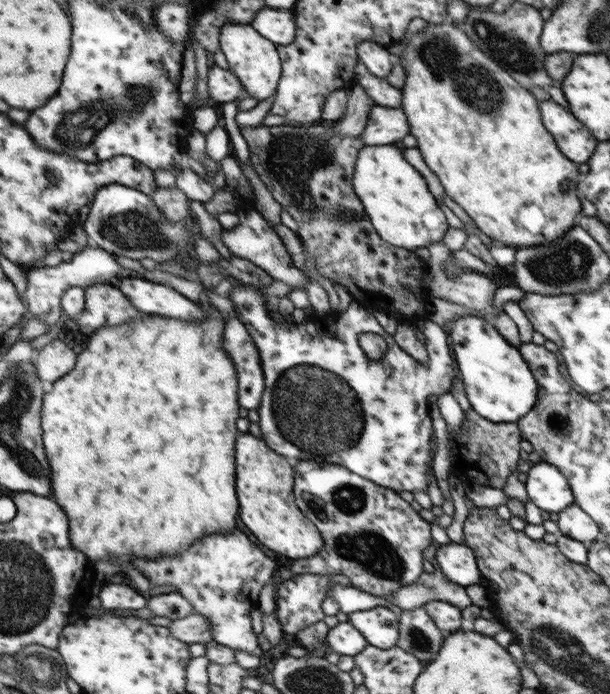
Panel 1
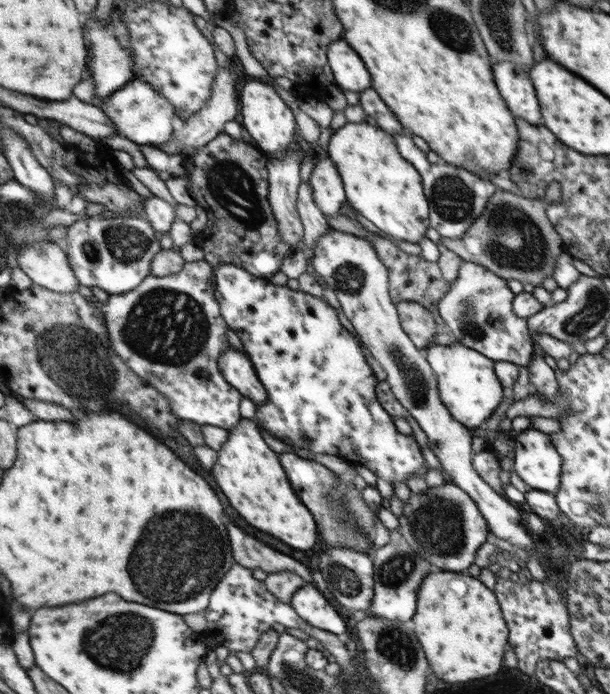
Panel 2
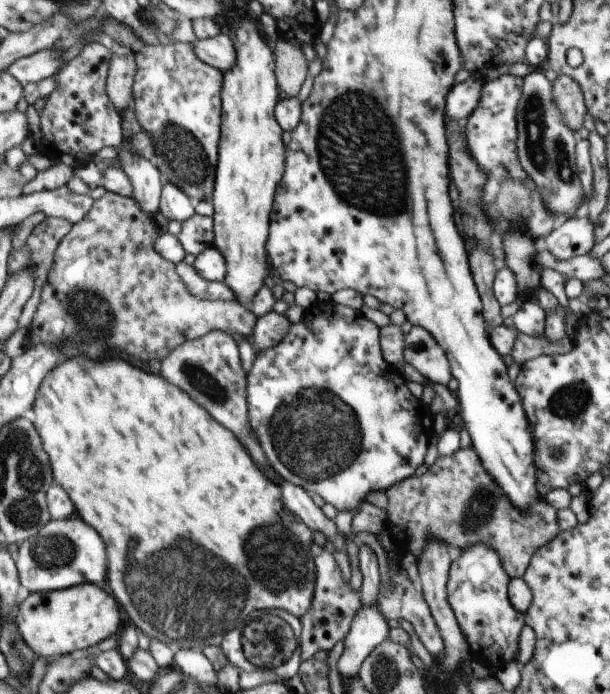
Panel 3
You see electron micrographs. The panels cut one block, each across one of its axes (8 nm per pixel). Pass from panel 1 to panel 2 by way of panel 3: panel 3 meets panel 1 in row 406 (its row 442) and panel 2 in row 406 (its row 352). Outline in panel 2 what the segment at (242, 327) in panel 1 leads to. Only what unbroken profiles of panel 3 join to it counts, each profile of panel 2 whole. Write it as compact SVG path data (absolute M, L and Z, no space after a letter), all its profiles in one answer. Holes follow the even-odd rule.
M205 260L185 262L180 272L156 277L151 274L134 290L109 295L106 303L95 296L88 298L103 314L111 347L124 364L150 386L161 392L171 403L171 411L180 419L199 425L209 424L230 430L242 419L240 401L243 396L219 371L219 356L229 346L227 323L215 297L213 268Z

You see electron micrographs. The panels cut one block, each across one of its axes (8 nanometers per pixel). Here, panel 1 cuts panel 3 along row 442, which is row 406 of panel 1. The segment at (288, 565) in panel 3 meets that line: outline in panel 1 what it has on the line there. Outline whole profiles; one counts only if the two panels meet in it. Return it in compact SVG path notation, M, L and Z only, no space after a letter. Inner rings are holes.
M200 301L200 302L198 302L198 303L200 303L200 305L202 305L202 307L204 307L204 309L205 309L205 319L202 319L202 320L201 320L201 321L183 321L183 320L180 320L180 319L177 319L177 318L170 318L170 317L165 317L165 316L160 316L160 315L148 315L148 316L147 316L147 317L142 317L142 318L141 318L141 319L136 319L136 320L135 320L135 321L126 321L126 322L125 322L125 323L122 323L122 324L119 324L119 325L116 325L116 326L106 326L106 325L104 325L104 326L101 326L101 327L100 327L100 328L99 328L99 329L96 329L96 330L95 330L95 332L94 332L94 333L92 333L92 334L91 334L91 335L90 335L90 336L88 336L88 337L89 337L89 341L88 341L88 343L87 343L87 347L86 347L86 348L85 348L85 349L84 349L84 350L83 350L83 351L82 351L82 352L80 352L80 354L79 354L79 360L78 360L78 364L76 364L76 365L75 365L75 368L74 368L74 369L72 369L72 370L71 370L71 372L70 372L70 373L68 373L68 374L65 374L65 375L64 375L64 376L63 376L63 377L62 377L62 378L59 378L59 380L58 380L58 381L56 381L56 382L55 382L55 383L54 383L54 384L53 384L53 389L52 389L52 391L51 391L51 392L48 392L48 393L46 393L46 394L45 394L45 395L44 395L44 396L43 396L43 408L42 408L42 429L43 429L43 442L44 442L44 444L46 444L46 446L45 446L45 450L46 450L46 452L47 452L47 456L48 456L48 458L52 458L52 470L56 470L56 484L51 484L51 486L56 486L56 490L52 490L52 494L54 494L54 496L52 496L52 499L53 499L53 500L55 500L55 501L56 501L56 502L57 502L57 503L58 503L58 502L60 502L60 506L64 506L64 510L68 510L68 518L72 518L72 538L76 538L76 546L80 546L80 550L84 550L84 554L88 554L88 558L92 558L92 560L108 560L108 558L110 558L110 556L118 556L118 558L134 558L134 556L138 556L138 558L146 558L146 560L154 560L154 558L158 558L158 556L172 556L172 554L176 554L176 556L178 556L178 554L180 554L180 552L184 552L184 550L188 550L188 548L190 548L190 546L192 546L192 544L194 544L194 543L195 543L195 542L198 542L198 541L199 541L199 540L200 540L200 538L203 538L203 536L204 536L204 535L206 535L206 534L214 534L214 532L220 532L220 533L221 533L221 532L224 532L224 530L226 530L226 532L232 532L232 530L234 530L234 528L236 528L236 518L238 518L238 498L236 498L236 484L234 484L234 482L236 482L236 464L234 464L234 462L236 462L236 460L234 460L234 442L236 442L236 434L238 434L238 432L239 432L239 430L238 430L238 429L236 429L236 420L238 420L238 419L239 419L239 416L240 416L240 414L239 414L239 413L238 413L238 410L240 410L240 407L241 407L241 404L240 404L240 403L239 403L239 390L238 390L238 377L237 377L237 368L236 368L236 367L235 367L235 364L234 364L234 361L233 361L233 360L232 360L232 359L231 359L231 356L230 356L230 355L229 355L229 354L228 354L228 353L227 353L227 350L226 350L226 349L225 349L225 348L224 348L224 347L223 347L223 342L224 342L224 335L223 335L223 334L224 334L224 331L225 331L225 325L226 325L226 317L225 317L225 316L222 316L222 314L220 314L220 312L218 312L218 311L216 311L216 310L214 310L214 308L212 308L212 306L208 306L208 304L206 304L206 302L203 302L203 301Z

